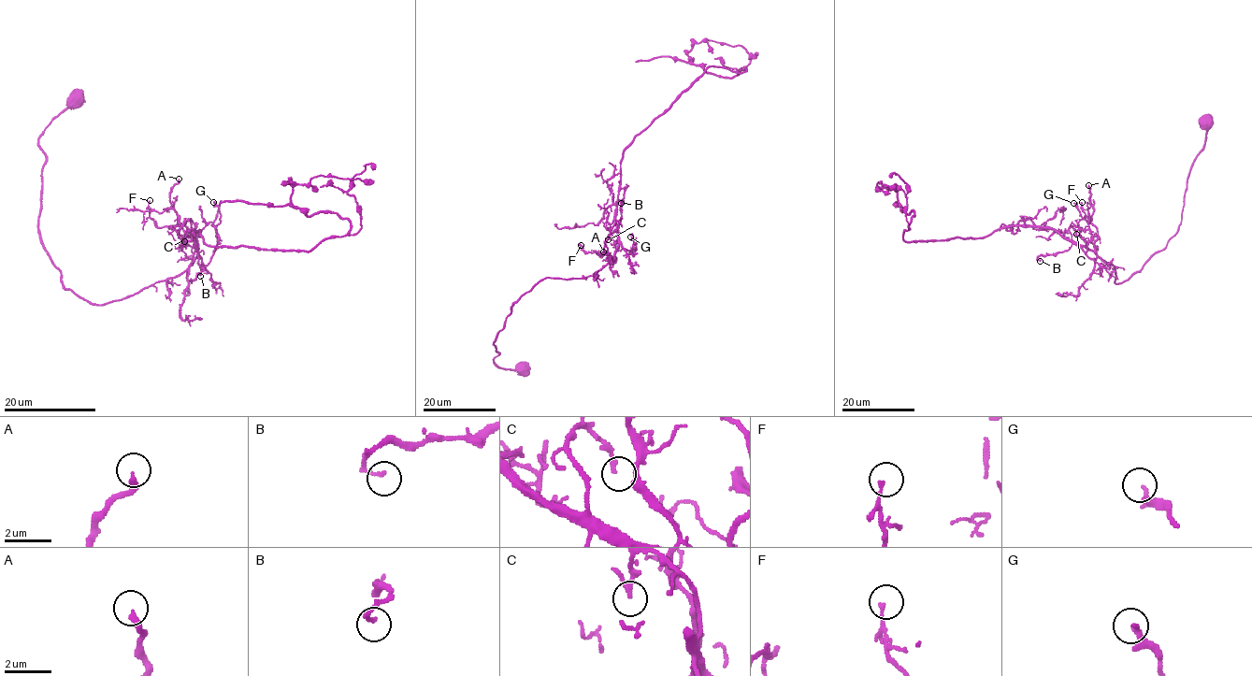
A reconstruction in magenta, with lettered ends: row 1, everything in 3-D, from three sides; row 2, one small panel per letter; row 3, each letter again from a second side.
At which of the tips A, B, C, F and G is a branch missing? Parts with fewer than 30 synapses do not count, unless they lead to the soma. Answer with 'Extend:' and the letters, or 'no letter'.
Extend: no letter

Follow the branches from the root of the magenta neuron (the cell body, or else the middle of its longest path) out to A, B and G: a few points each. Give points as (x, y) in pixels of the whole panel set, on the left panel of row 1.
A: (75, 99), (39, 138), (39, 238), (64, 288), (106, 304), (179, 276), (194, 247), (169, 200), (179, 179)
B: (75, 99), (39, 138), (46, 158), (39, 238), (62, 286), (106, 304), (179, 277), (197, 252), (200, 276)
G: (75, 99), (39, 138), (39, 238), (64, 288), (106, 304), (207, 265), (213, 202)

